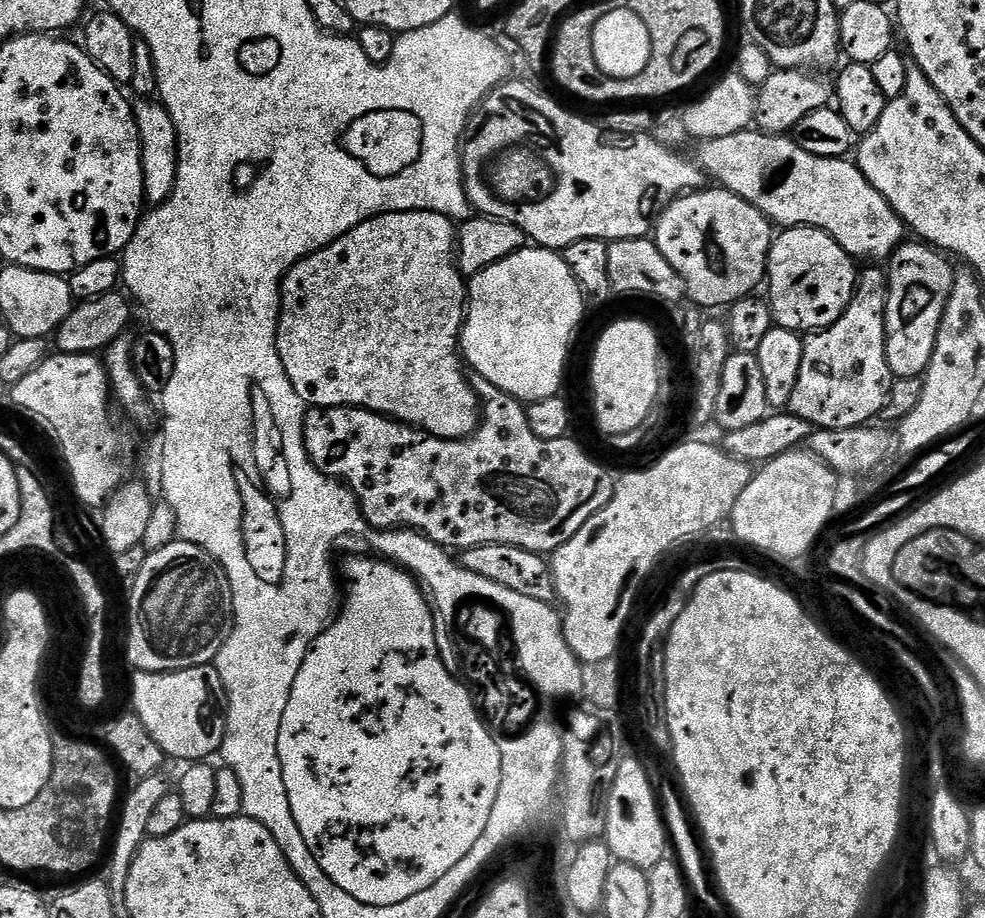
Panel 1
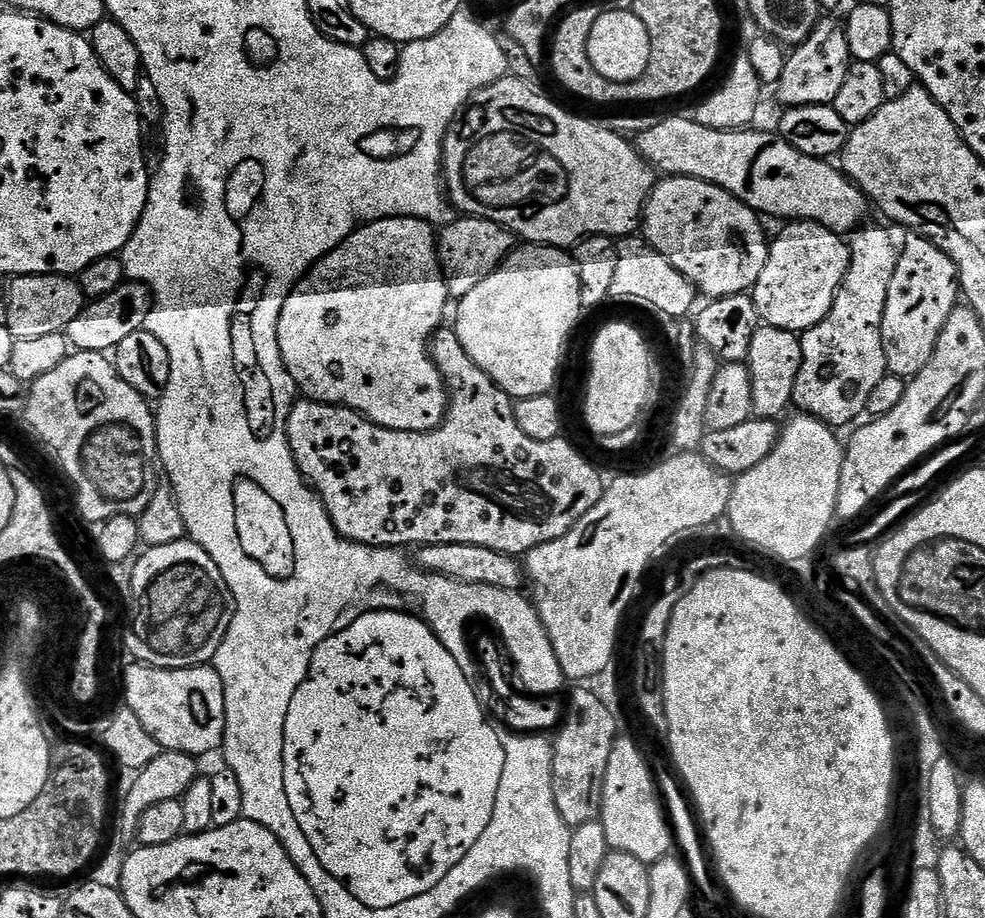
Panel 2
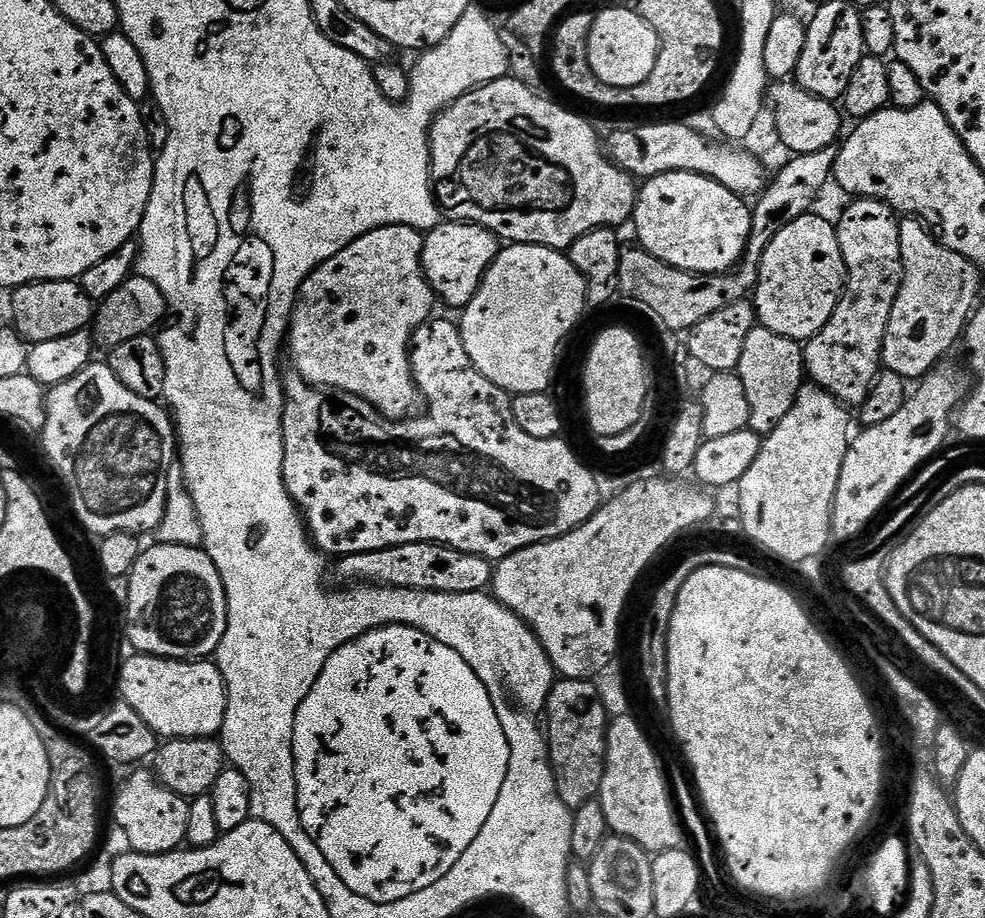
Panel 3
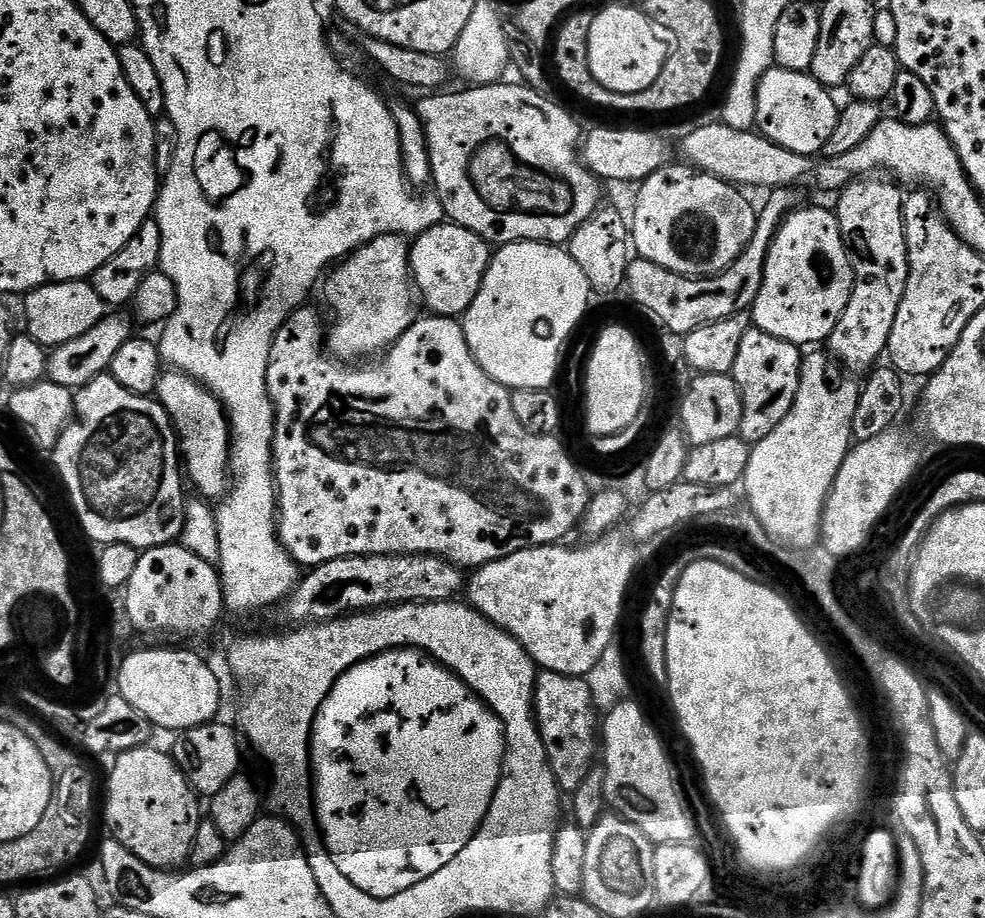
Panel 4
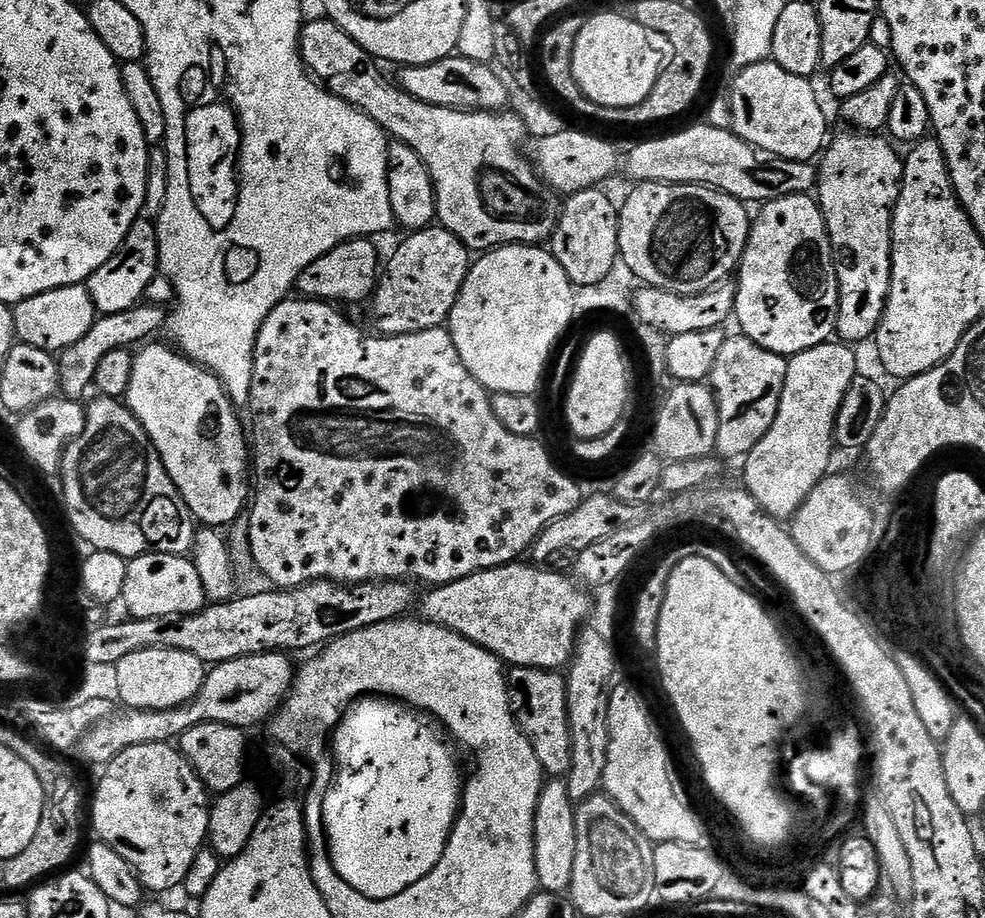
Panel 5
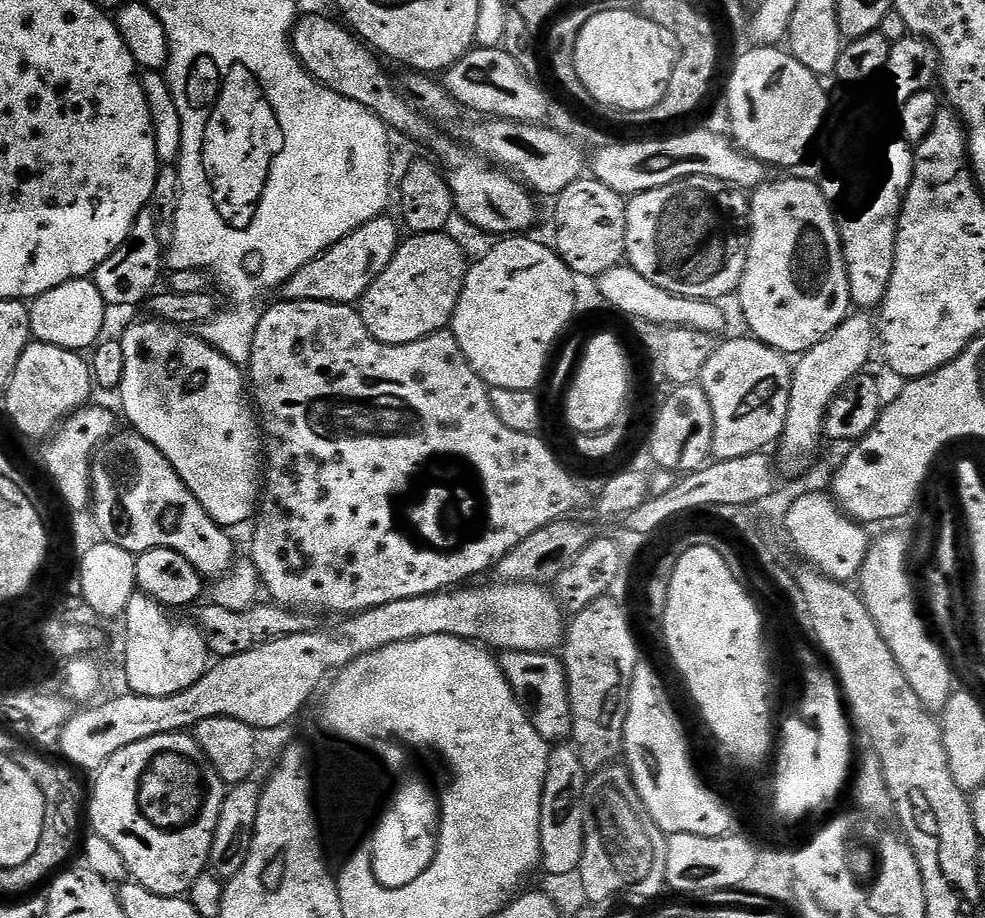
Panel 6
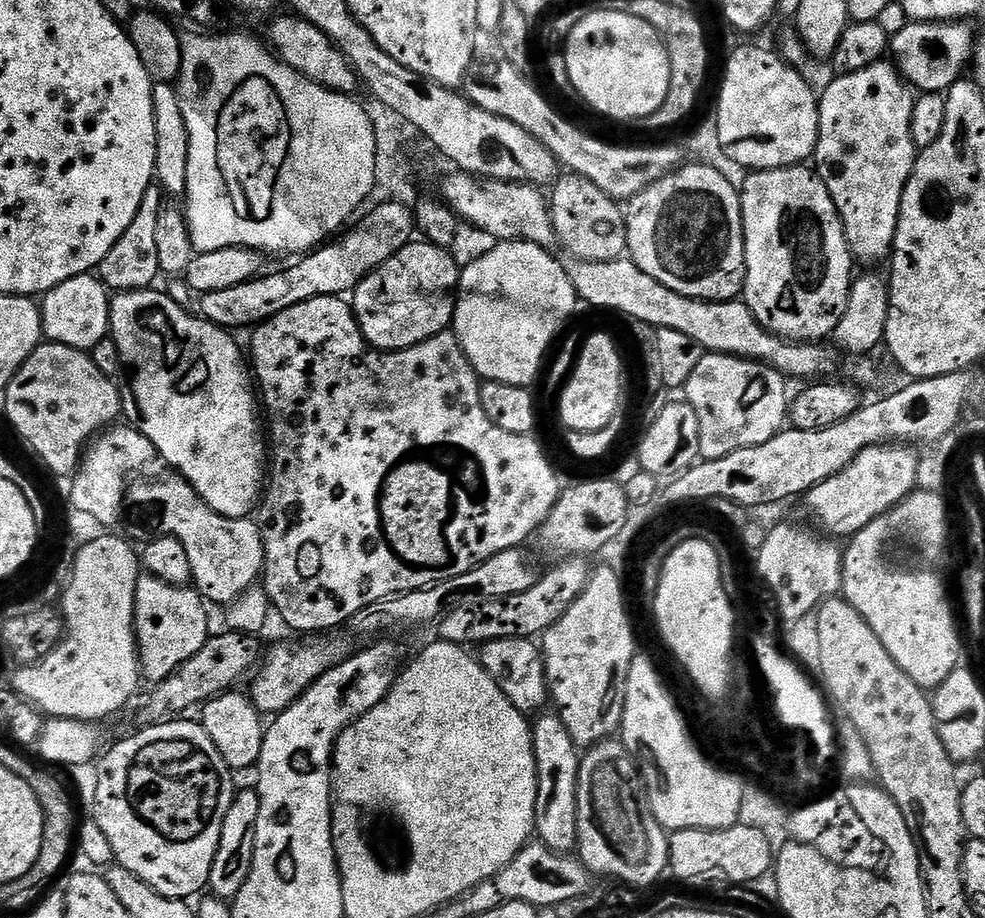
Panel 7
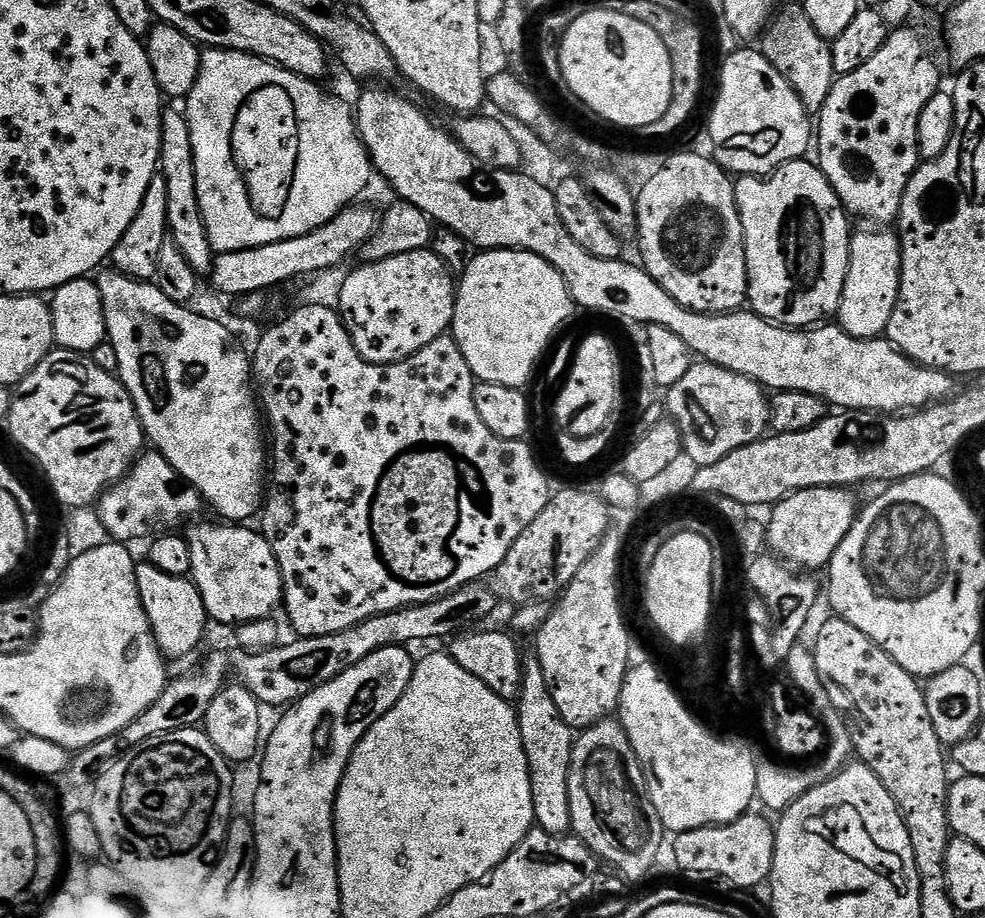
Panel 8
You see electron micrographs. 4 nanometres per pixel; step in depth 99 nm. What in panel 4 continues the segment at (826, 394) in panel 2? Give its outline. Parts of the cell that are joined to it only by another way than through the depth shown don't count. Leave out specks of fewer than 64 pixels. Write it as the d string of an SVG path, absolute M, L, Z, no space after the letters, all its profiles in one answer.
M857 178L842 189L838 196L840 201L834 205L844 243L853 253L861 252L864 255L858 256L856 253L852 256L856 281L852 287L850 302L842 318L838 318L838 326L834 326L826 341L826 348L829 348L827 351L832 359L848 370L871 369L877 363L875 360L885 355L890 330L894 326L902 294L906 290L908 251L904 233L905 193L899 190L901 191L888 178Z

